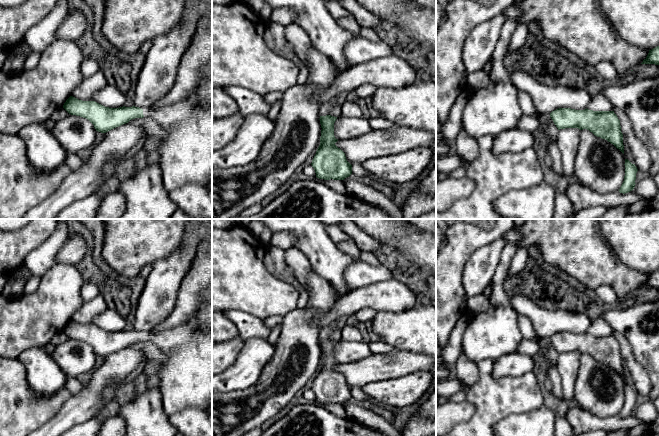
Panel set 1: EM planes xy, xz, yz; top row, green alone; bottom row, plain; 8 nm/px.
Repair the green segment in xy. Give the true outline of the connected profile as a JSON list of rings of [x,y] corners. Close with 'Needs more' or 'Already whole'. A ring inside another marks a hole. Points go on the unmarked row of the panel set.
[[[208,287],[202,293],[202,301],[199,303],[198,309],[187,323],[159,333],[152,330],[144,333],[135,330],[109,332],[95,325],[82,325],[73,320],[66,324],[63,332],[71,339],[88,343],[96,355],[101,357],[106,357],[135,342],[152,342],[167,356],[166,362],[160,365],[157,385],[161,394],[162,407],[167,416],[191,407],[208,412],[212,407],[212,334],[199,333],[195,330],[195,326],[198,323],[200,310],[211,299],[212,287]]]. Needs more

